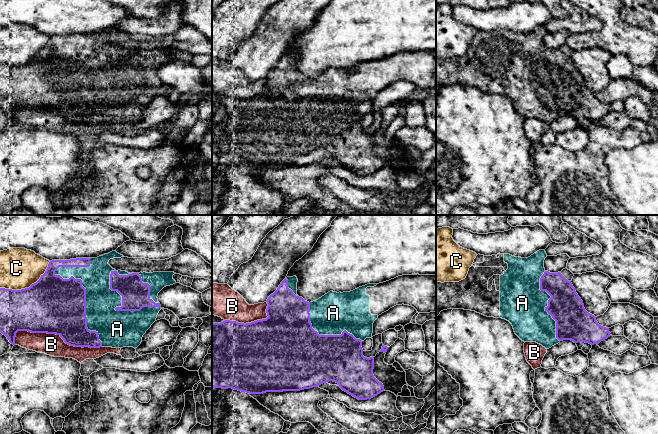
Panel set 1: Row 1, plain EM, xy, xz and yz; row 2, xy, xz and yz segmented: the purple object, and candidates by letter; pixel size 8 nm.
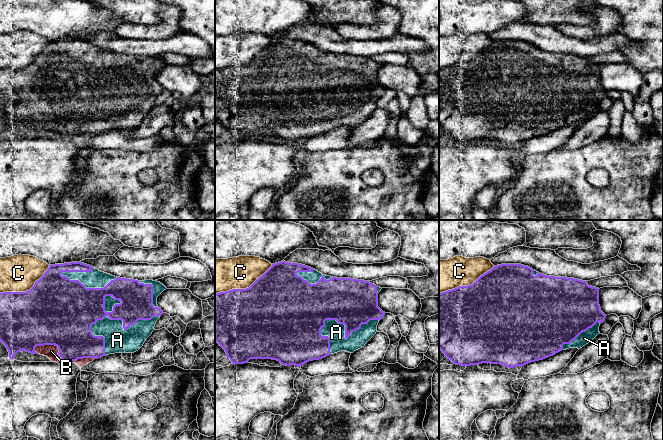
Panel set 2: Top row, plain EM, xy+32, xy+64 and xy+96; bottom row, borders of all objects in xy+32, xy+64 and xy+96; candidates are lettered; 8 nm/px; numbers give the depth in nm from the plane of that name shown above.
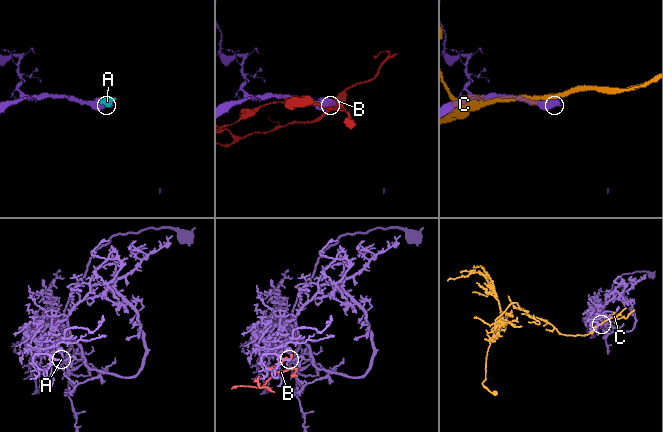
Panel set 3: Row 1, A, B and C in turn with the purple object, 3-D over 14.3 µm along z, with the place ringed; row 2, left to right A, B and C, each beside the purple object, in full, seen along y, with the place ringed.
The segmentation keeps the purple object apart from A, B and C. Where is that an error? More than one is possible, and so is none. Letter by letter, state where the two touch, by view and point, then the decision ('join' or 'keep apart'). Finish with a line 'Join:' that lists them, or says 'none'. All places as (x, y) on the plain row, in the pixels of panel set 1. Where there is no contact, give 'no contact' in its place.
A: contact xy (85, 75); join
B: contact xy (57, 110); keep apart
C: contact xy (29, 63); keep apart
Join: A

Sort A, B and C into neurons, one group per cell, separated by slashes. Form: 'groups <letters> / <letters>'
groups A / B / C

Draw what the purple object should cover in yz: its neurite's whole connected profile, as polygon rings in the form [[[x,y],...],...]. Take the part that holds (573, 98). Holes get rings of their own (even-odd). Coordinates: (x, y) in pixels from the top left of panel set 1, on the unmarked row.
[[[539,26],[528,34],[510,30],[492,32],[478,30],[465,55],[459,58],[436,58],[436,93],[443,86],[464,85],[487,93],[502,94],[512,100],[515,110],[522,117],[536,118],[546,125],[563,116],[594,121],[610,113],[609,104],[599,101],[596,93],[585,86],[583,77],[576,69],[571,57],[568,57],[560,48],[550,49],[545,46],[546,33],[545,26]]]

